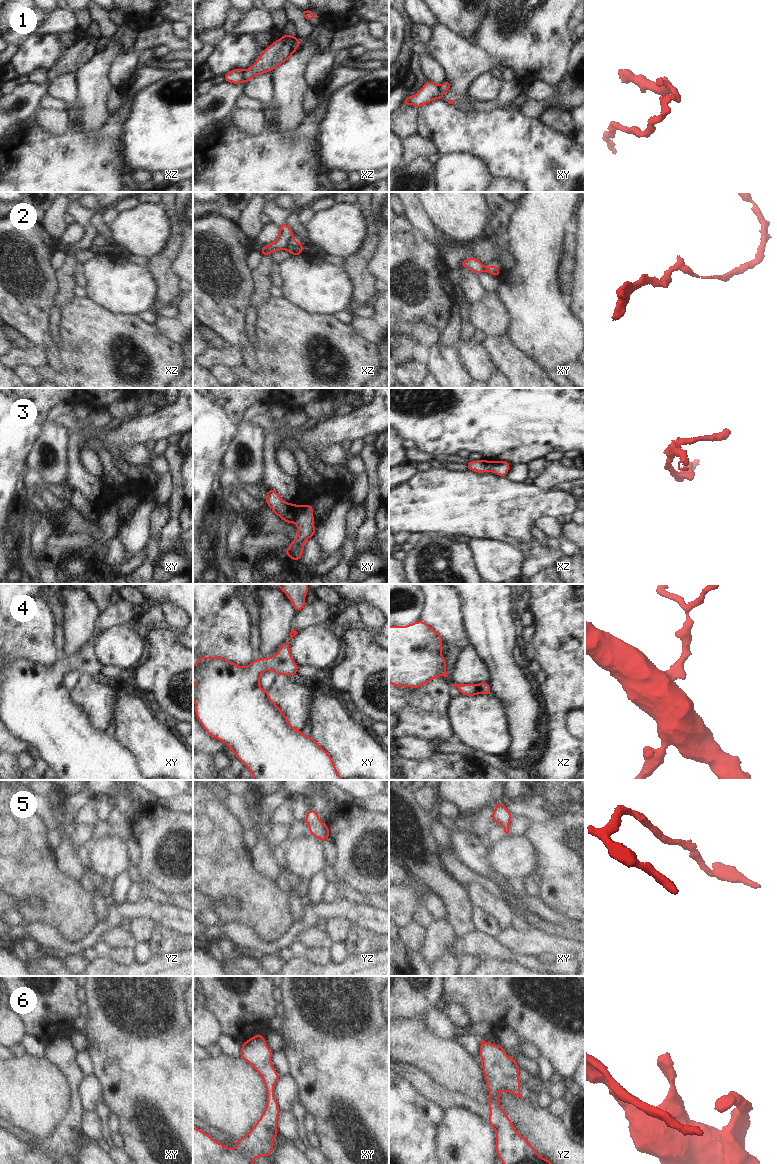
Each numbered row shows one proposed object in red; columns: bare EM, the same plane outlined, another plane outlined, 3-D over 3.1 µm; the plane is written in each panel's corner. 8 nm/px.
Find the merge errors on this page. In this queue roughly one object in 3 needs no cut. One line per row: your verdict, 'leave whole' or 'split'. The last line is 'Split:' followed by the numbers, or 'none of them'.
1: split
2: split
3: split
4: leave whole
5: leave whole
6: leave whole
Split: 1, 2, 3

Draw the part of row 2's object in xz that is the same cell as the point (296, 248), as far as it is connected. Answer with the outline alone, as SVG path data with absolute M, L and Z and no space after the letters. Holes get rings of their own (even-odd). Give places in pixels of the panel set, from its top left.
M293 241L289 243L289 245L285 250L289 254L293 254L294 256L299 256L304 250L304 245L303 243Z

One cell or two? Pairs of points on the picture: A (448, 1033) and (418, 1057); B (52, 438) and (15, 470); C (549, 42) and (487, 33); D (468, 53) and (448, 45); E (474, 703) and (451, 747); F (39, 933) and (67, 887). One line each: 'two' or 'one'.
A: two
B: two
C: one
D: one
E: two
F: two

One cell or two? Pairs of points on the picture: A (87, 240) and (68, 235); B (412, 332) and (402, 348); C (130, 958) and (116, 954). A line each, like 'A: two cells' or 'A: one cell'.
A: two cells
B: two cells
C: one cell

